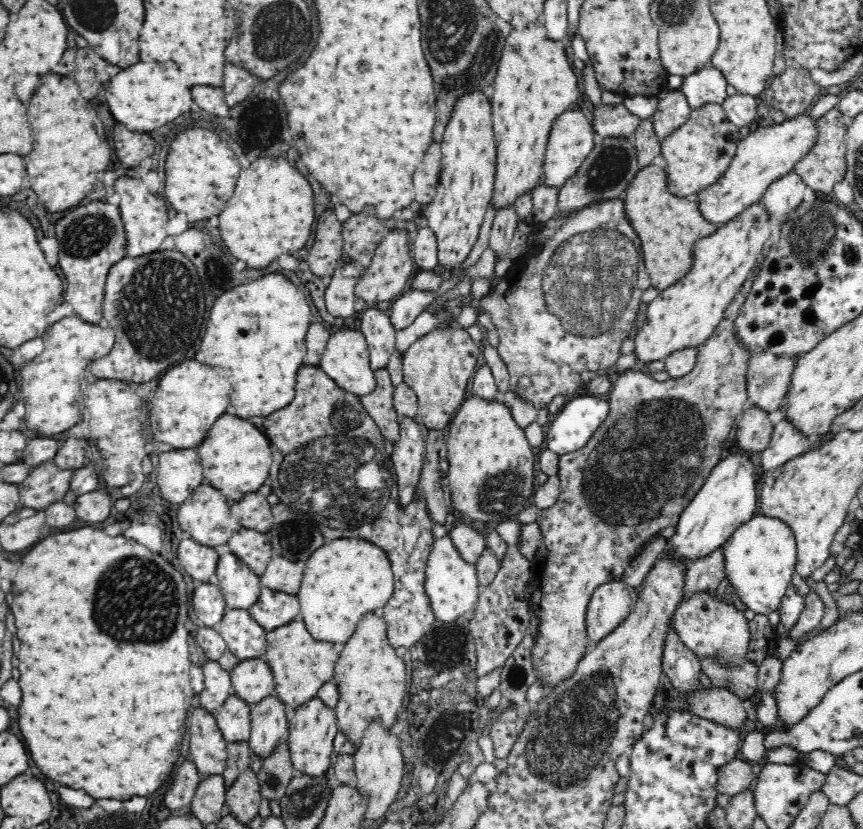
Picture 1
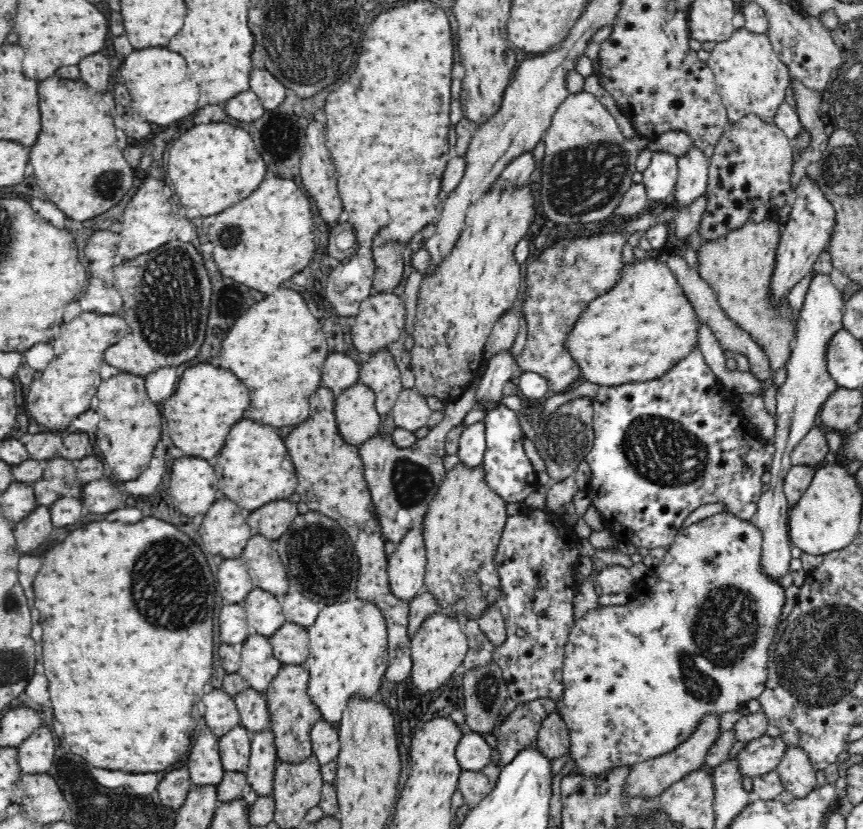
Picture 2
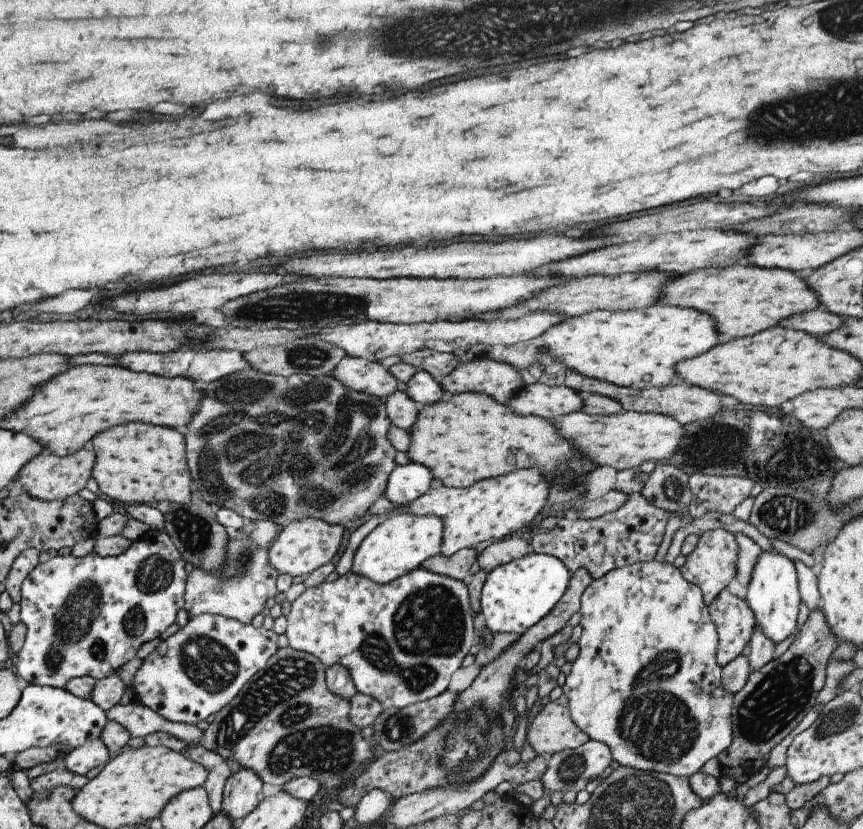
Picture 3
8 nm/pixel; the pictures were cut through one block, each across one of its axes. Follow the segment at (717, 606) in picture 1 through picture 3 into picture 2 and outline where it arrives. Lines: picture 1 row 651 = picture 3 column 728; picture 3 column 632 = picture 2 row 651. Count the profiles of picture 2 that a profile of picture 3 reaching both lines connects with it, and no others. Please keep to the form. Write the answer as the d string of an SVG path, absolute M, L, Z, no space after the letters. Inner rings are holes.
M722 511L708 518L685 527L676 540L667 548L660 563L641 576L644 584L643 594L646 602L632 602L624 605L597 606L576 619L564 648L563 680L564 696L555 704L557 713L564 719L569 730L570 760L576 765L576 774L598 776L608 773L610 769L634 767L645 761L663 756L680 746L692 732L698 728L700 720L706 714L726 714L726 712L743 711L745 704L758 699L765 690L768 676L769 647L775 636L786 595L778 579L762 573L762 531L751 521L739 519L736 515Z

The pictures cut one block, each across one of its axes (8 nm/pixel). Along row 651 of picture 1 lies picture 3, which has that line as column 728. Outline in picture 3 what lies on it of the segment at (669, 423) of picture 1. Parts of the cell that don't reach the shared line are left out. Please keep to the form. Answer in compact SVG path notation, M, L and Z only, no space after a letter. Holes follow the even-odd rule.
M721 529L704 532L699 537L696 549L686 557L686 563L679 568L680 573L687 582L694 584L702 592L704 604L709 607L718 594L727 588L734 577L737 577L739 547L736 538Z

